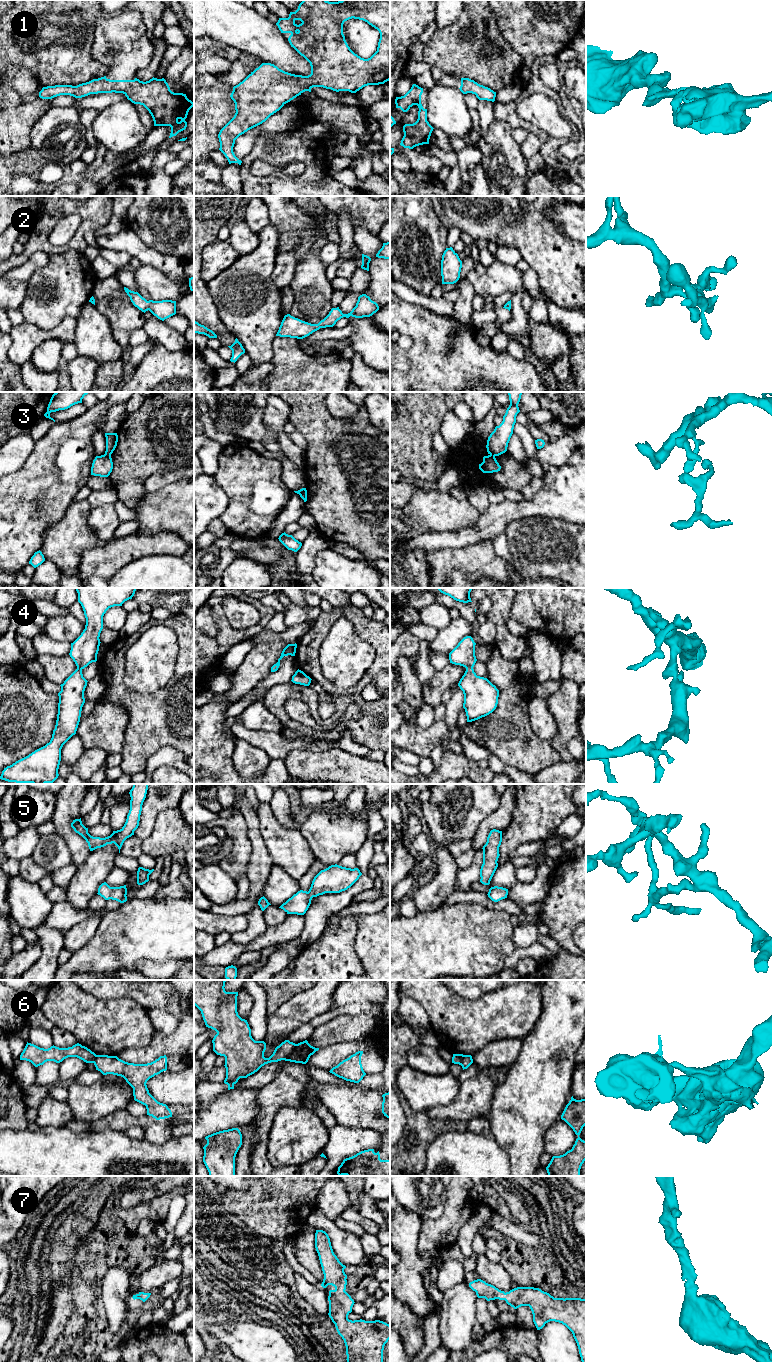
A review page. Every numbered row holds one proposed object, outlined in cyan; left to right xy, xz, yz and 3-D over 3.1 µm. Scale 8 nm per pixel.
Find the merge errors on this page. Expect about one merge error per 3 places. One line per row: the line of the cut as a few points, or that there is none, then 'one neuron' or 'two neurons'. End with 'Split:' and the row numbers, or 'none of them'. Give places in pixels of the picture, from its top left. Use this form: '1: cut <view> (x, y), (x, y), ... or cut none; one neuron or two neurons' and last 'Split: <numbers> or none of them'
1: cut none; one neuron
2: cut none; one neuron
3: cut xy (105, 453), (110, 455); two neurons
4: cut none; one neuron
5: cut none; one neuron
6: cut xz (296, 1044), (286, 1060); two neurons
7: cut none; one neuron
Split: 3, 6

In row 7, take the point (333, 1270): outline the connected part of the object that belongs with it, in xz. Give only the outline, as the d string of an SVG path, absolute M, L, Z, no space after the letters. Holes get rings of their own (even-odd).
M316 1230L315 1248L324 1274L321 1284L335 1287L329 1291L329 1317L346 1346L347 1362L383 1362L383 1350L390 1339L390 1325L380 1321L349 1320L354 1300L345 1291L346 1268L334 1254L330 1238L323 1230Z

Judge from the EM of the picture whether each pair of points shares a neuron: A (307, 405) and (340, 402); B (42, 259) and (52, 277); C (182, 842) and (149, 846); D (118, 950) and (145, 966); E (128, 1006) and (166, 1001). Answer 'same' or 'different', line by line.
A: different
B: different
C: same
D: different
E: different

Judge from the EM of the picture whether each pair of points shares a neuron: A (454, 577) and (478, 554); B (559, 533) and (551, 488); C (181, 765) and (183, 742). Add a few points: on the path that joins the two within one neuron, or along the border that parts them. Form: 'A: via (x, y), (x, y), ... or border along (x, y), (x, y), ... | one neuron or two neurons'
A: border along (446, 577), (454, 569), (459, 569), (469, 577) | two neurons
B: border along (533, 516), (555, 517), (575, 523) | two neurons
C: border along (158, 749), (164, 746), (171, 746), (183, 754) | two neurons

